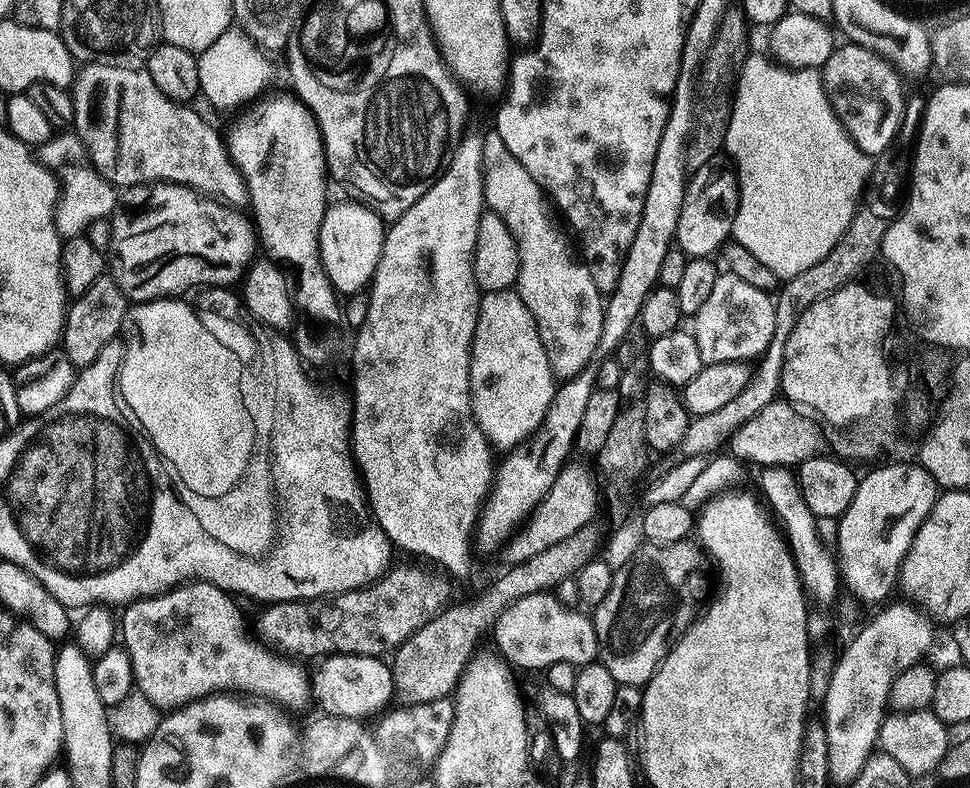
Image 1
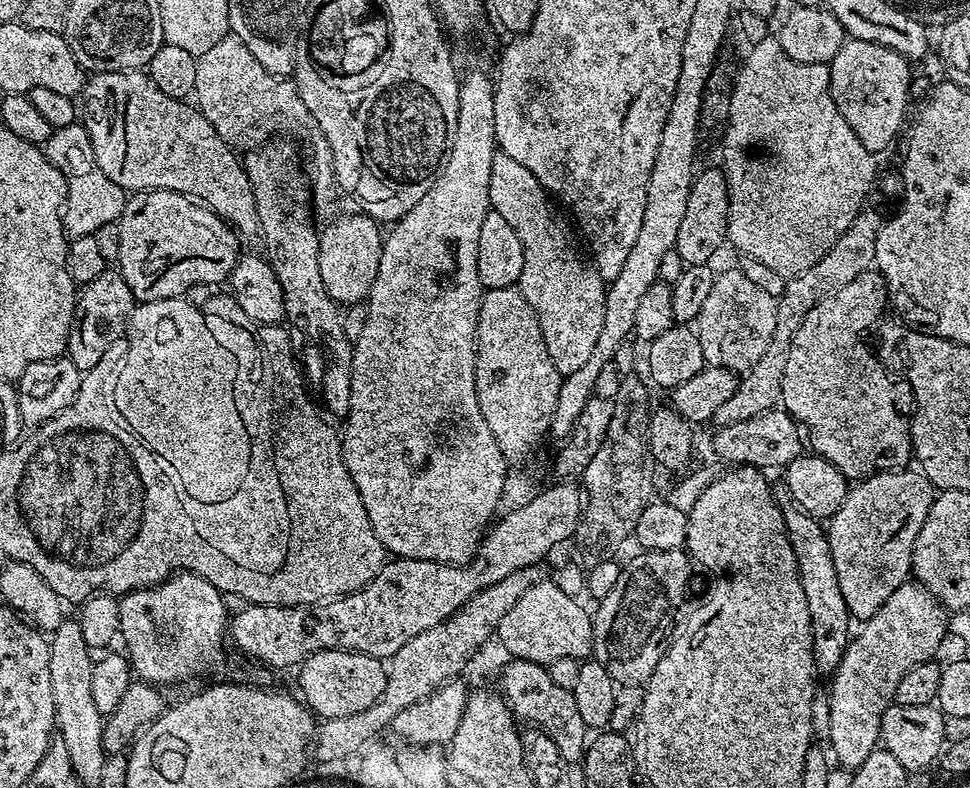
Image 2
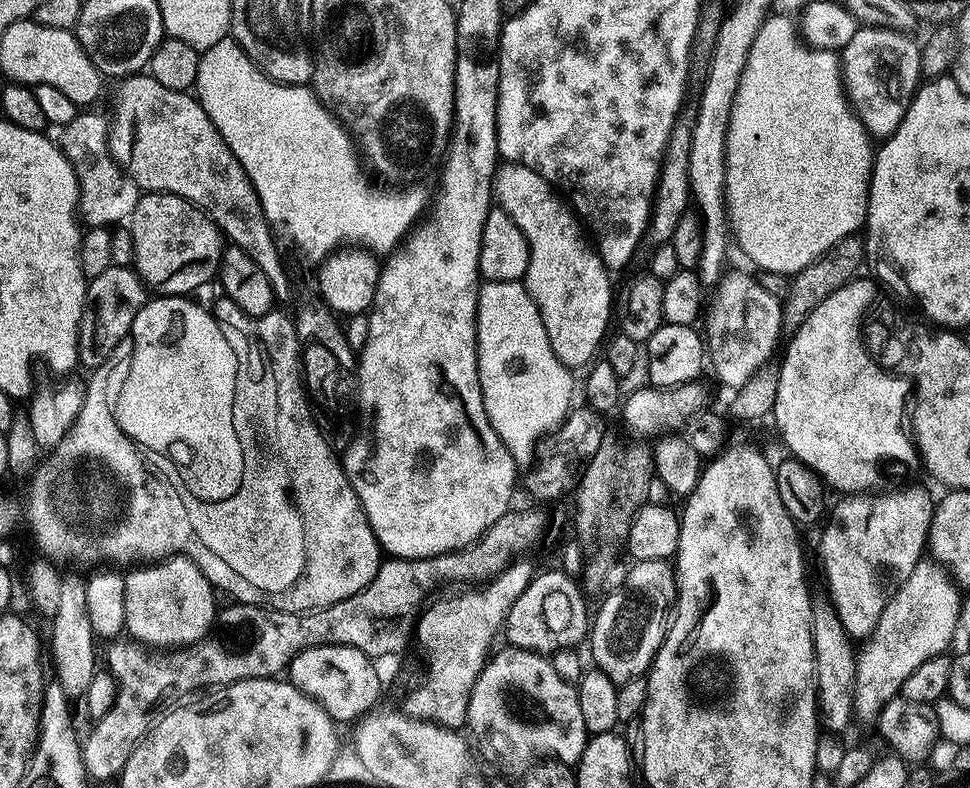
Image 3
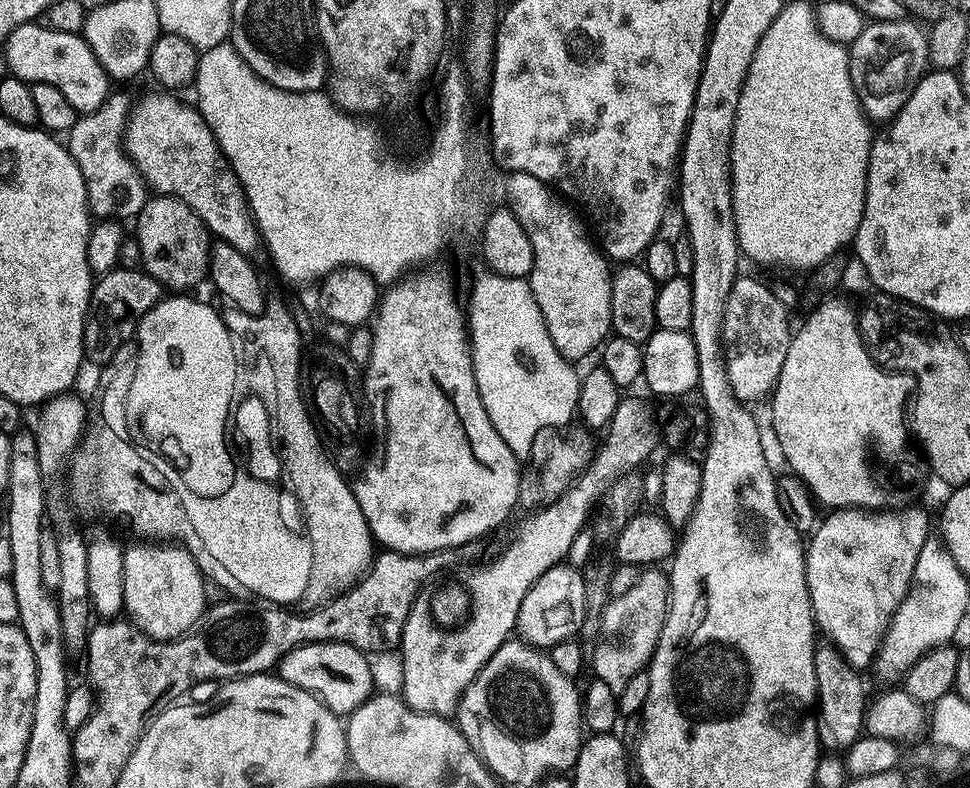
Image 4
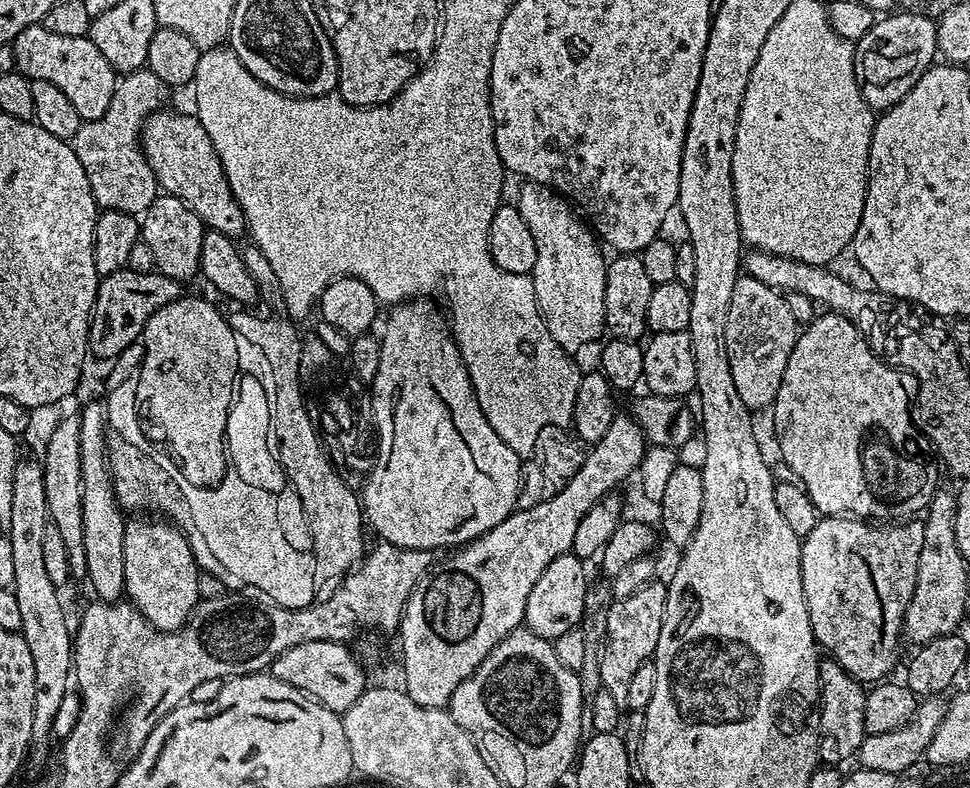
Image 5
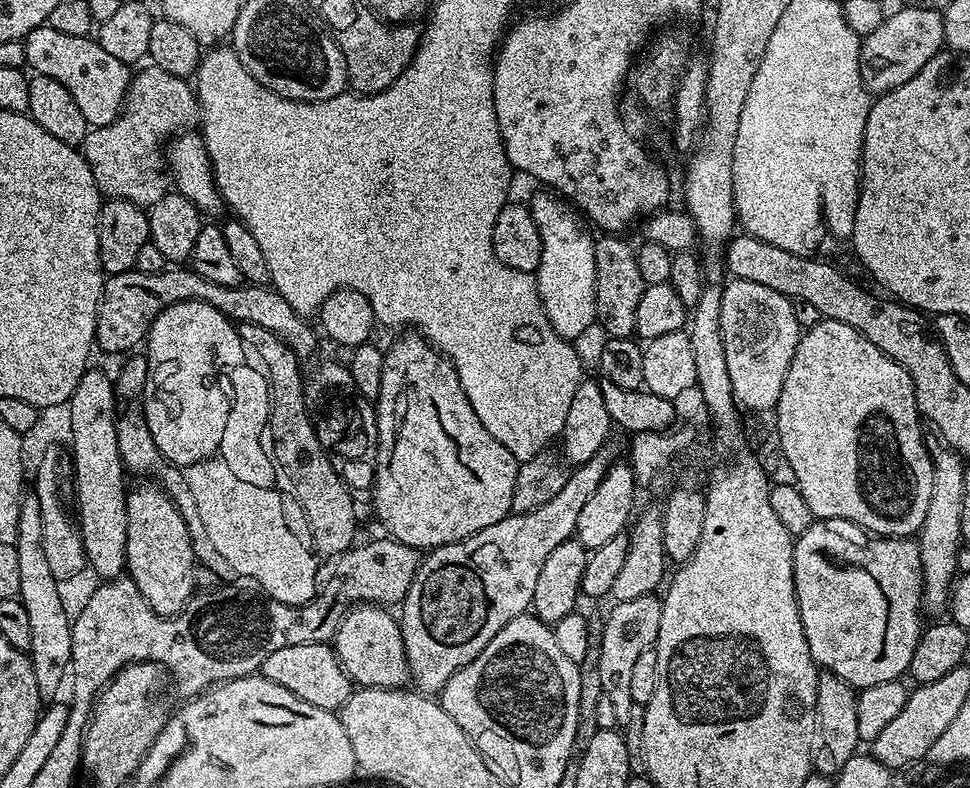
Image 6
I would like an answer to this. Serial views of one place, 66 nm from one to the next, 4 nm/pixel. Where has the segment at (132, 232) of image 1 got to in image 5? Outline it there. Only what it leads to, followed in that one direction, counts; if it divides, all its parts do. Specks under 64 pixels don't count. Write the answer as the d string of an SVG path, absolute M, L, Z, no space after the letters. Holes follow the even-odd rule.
M157 195L155 202L142 213L142 241L150 248L155 271L172 280L187 282L199 273L205 231L198 214L176 196Z

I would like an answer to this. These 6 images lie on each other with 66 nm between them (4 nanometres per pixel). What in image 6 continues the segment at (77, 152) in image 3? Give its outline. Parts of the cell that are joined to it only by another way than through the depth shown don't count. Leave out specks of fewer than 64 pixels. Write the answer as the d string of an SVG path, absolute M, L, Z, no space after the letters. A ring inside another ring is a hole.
M149 63L147 67L141 67L141 72L131 77L120 117L106 126L89 130L82 145L83 158L90 166L90 174L94 174L101 197L134 202L145 210L170 190L166 145L198 120L193 85L185 77L170 74L157 64Z

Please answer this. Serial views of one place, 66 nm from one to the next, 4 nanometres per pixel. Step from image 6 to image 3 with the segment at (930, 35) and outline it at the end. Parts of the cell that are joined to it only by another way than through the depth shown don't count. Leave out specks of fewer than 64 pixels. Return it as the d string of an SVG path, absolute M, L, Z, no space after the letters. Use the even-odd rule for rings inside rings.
M860 26L854 38L850 38L850 42L846 42L839 53L840 75L846 99L857 118L864 123L869 136L887 138L902 122L922 80L920 49L921 45L915 44L903 31Z

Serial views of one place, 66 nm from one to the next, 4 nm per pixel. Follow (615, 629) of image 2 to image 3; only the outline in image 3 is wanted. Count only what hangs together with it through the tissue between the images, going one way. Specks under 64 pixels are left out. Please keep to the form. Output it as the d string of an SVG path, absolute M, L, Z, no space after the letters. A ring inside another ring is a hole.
M638 560L629 567L624 584L618 591L607 593L604 605L595 609L594 619L590 624L592 640L592 660L595 667L602 669L617 686L644 676L649 671L662 646L670 627L670 609L678 596L676 574L673 565L666 560Z

